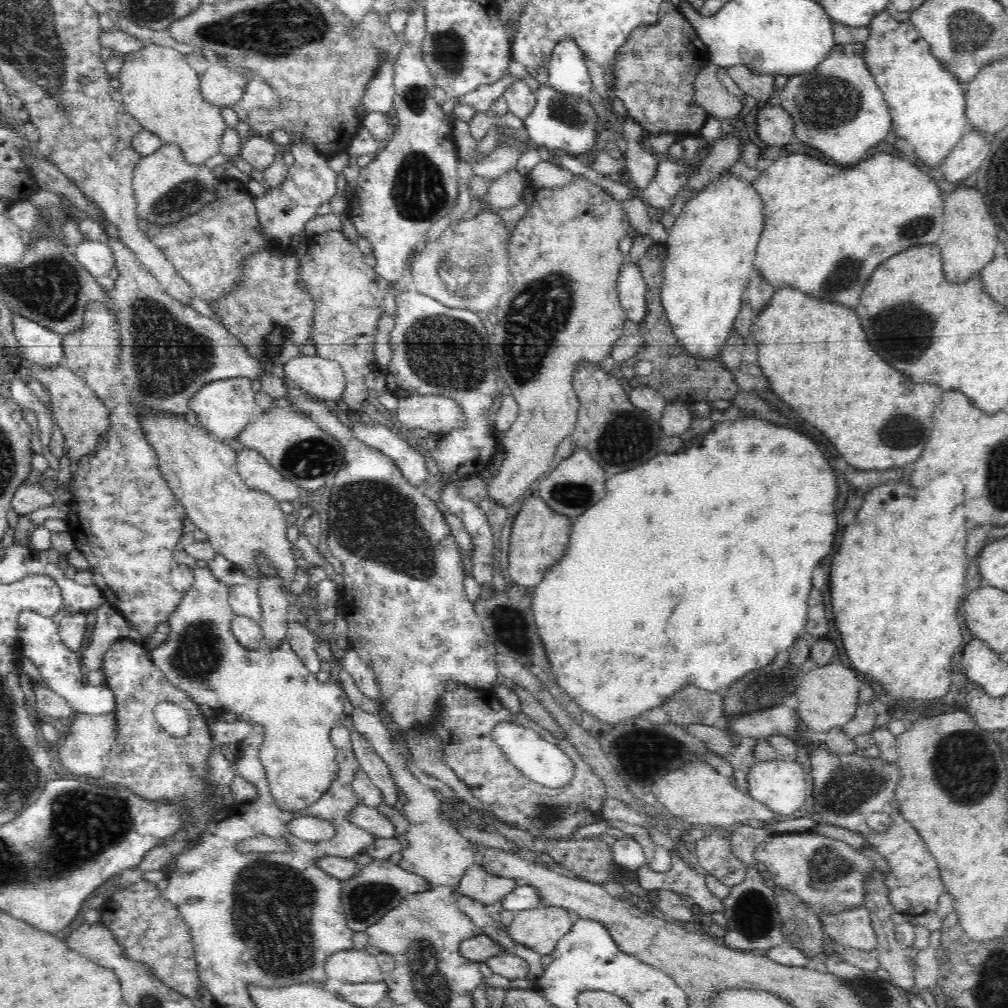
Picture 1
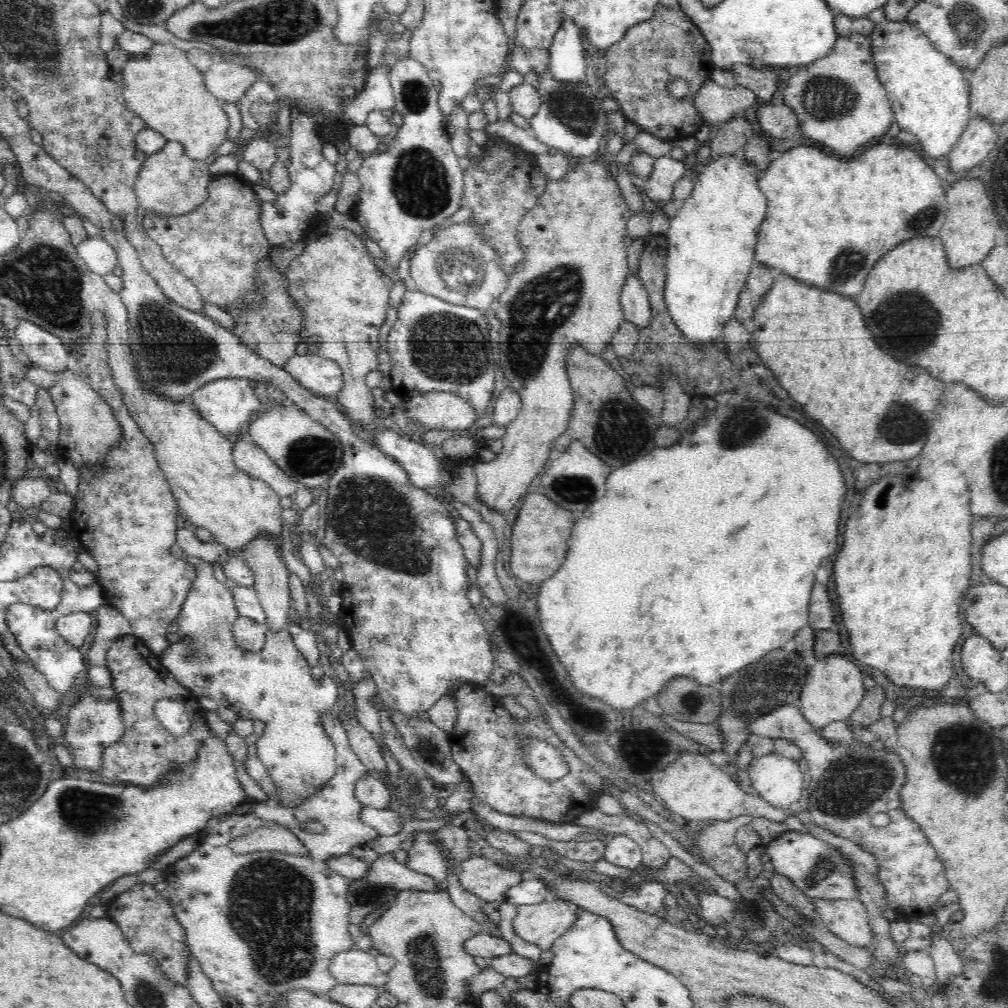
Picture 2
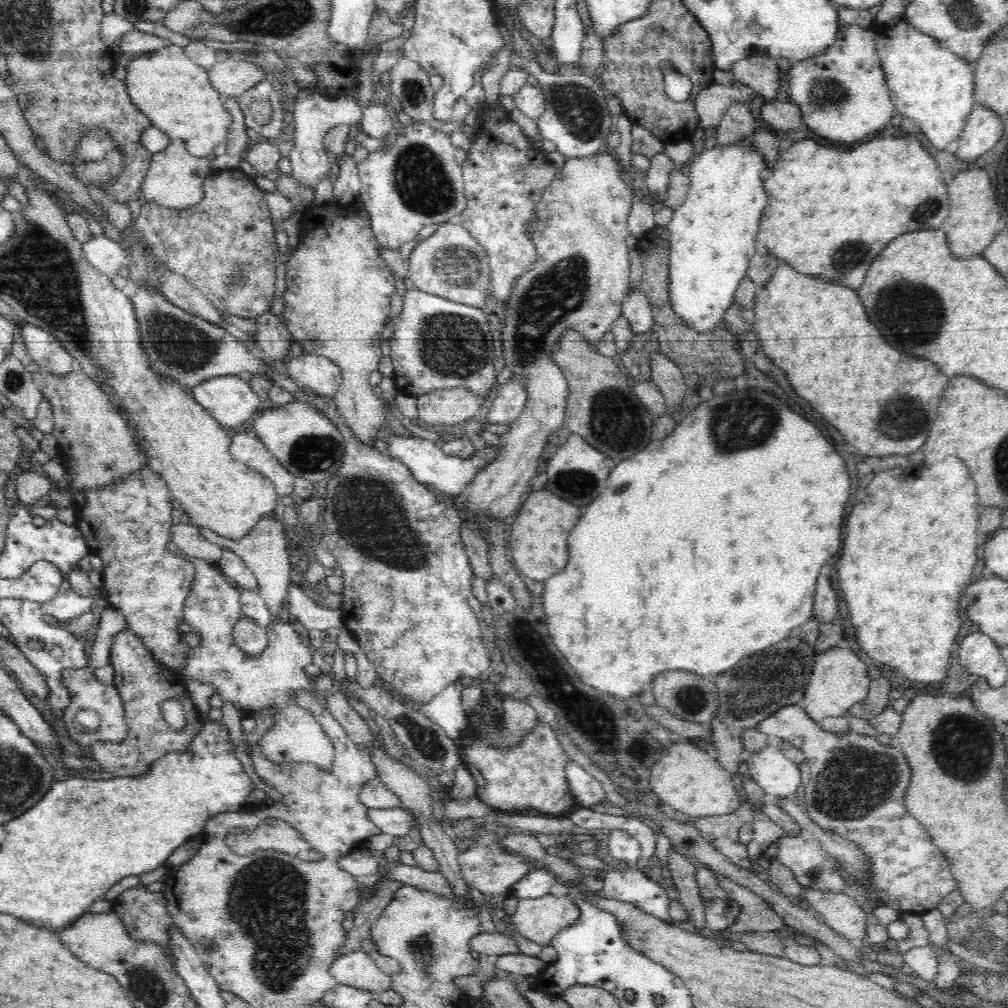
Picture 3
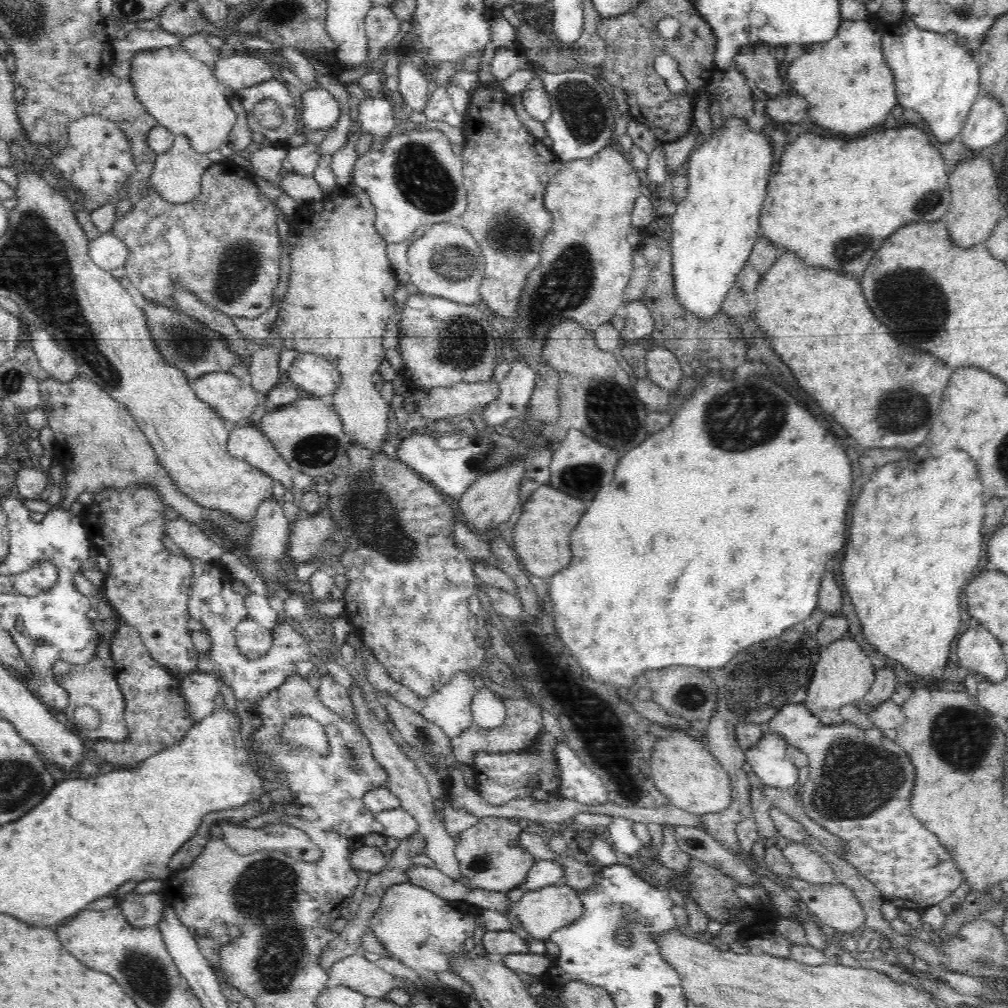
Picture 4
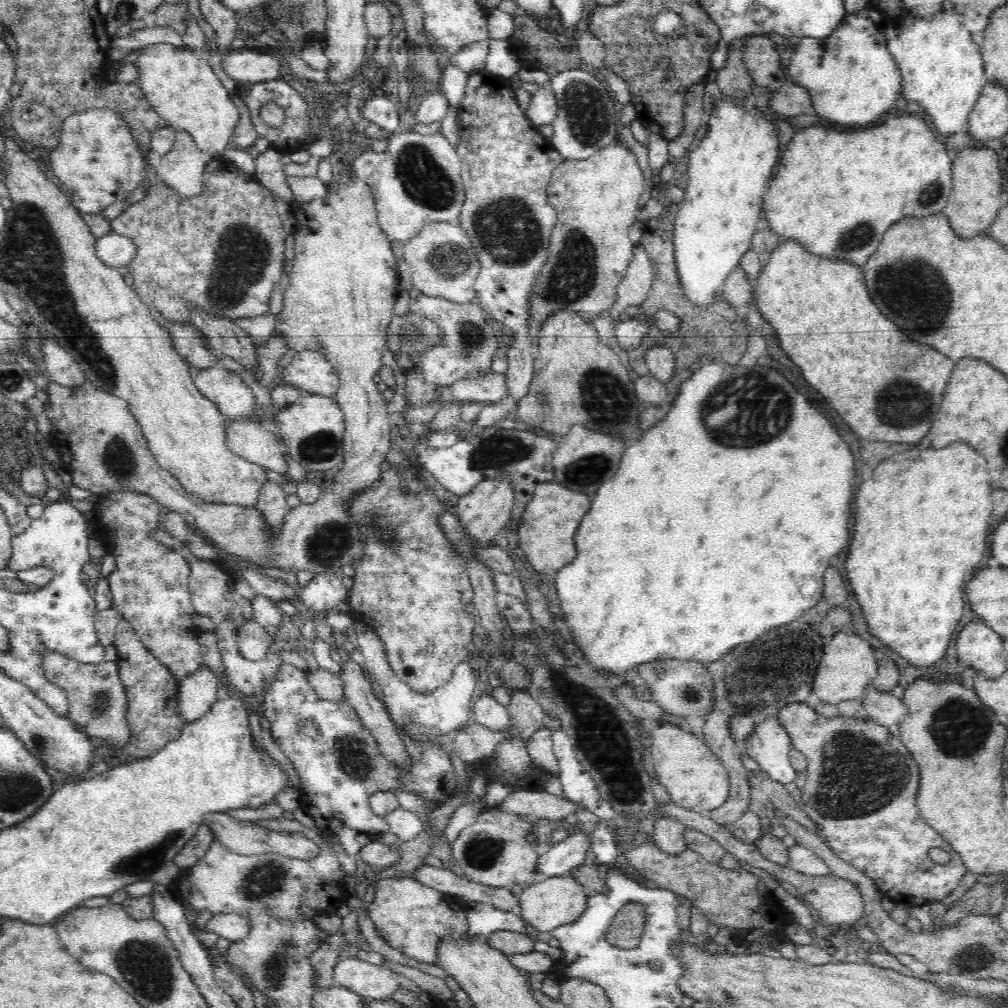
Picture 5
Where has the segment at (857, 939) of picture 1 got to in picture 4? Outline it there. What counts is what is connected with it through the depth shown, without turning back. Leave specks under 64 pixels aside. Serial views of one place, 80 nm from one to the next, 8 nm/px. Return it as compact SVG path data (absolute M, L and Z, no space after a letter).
M795 877L787 883L789 890L819 924L836 929L839 936L864 927L864 910L852 890L844 884L811 884Z

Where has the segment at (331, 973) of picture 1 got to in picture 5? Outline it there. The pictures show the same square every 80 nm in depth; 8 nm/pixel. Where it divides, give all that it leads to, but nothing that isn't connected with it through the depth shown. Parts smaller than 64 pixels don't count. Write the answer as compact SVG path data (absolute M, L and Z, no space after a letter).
M355 957L341 959L333 968L333 980L335 986L344 987L351 992L358 993L362 998L374 1000L389 1000L391 994L400 987L397 975L381 965L374 965Z

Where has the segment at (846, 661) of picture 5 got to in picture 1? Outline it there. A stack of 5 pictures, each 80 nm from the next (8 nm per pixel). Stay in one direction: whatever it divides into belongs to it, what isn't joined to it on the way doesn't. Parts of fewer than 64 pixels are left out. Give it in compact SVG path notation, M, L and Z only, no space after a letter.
M835 661L827 666L817 667L801 678L795 692L799 700L797 715L810 731L828 732L834 726L843 726L858 708L858 690L862 680L853 668L845 668Z

